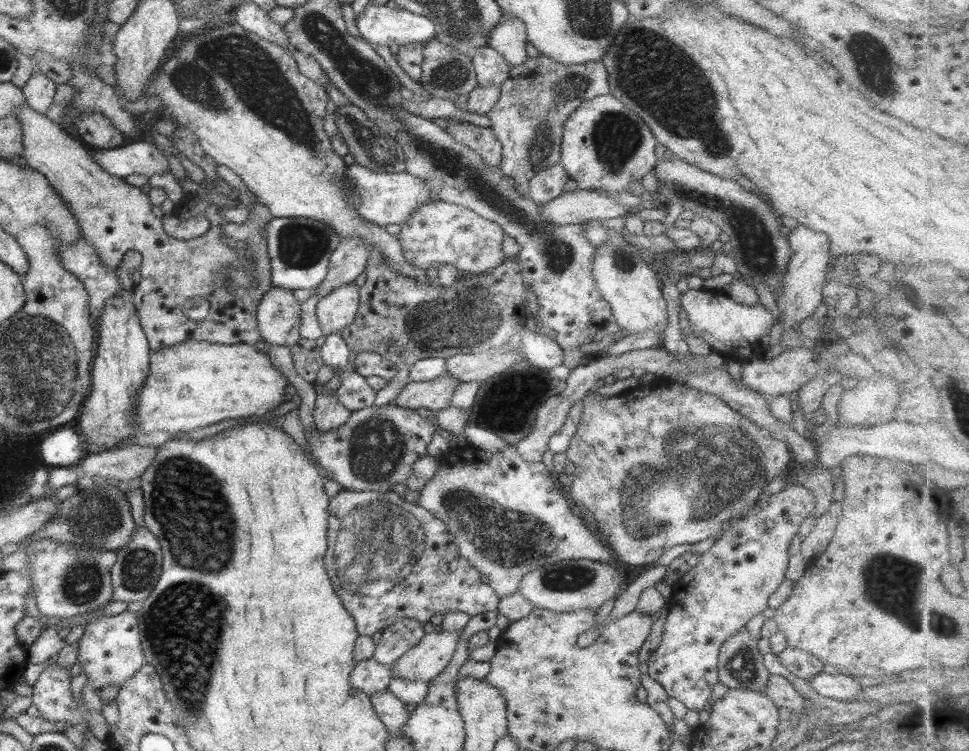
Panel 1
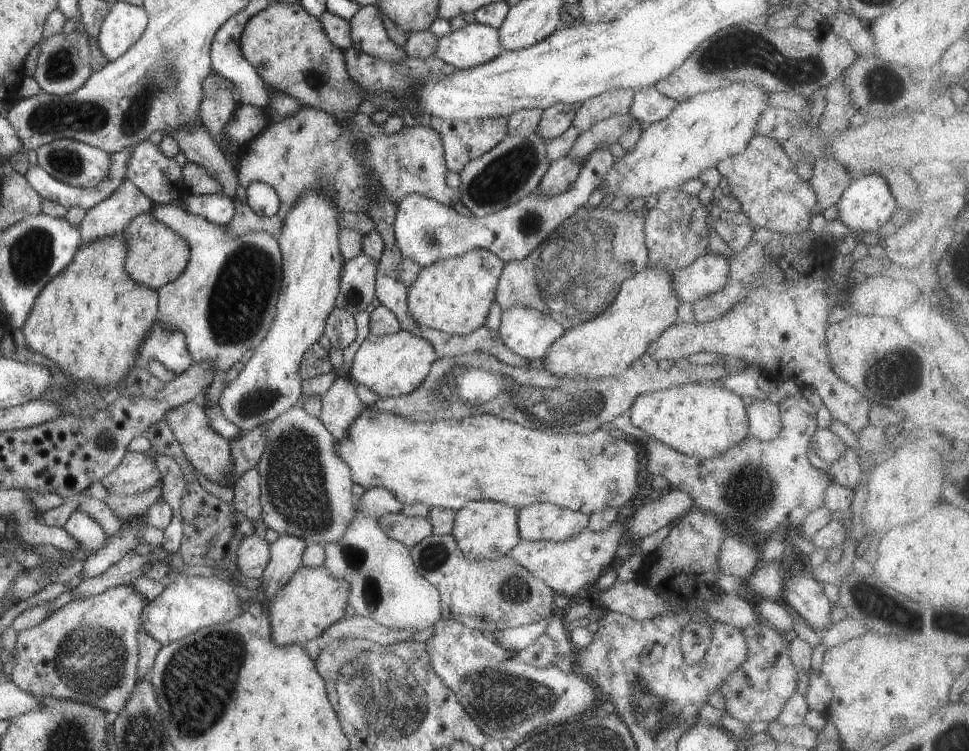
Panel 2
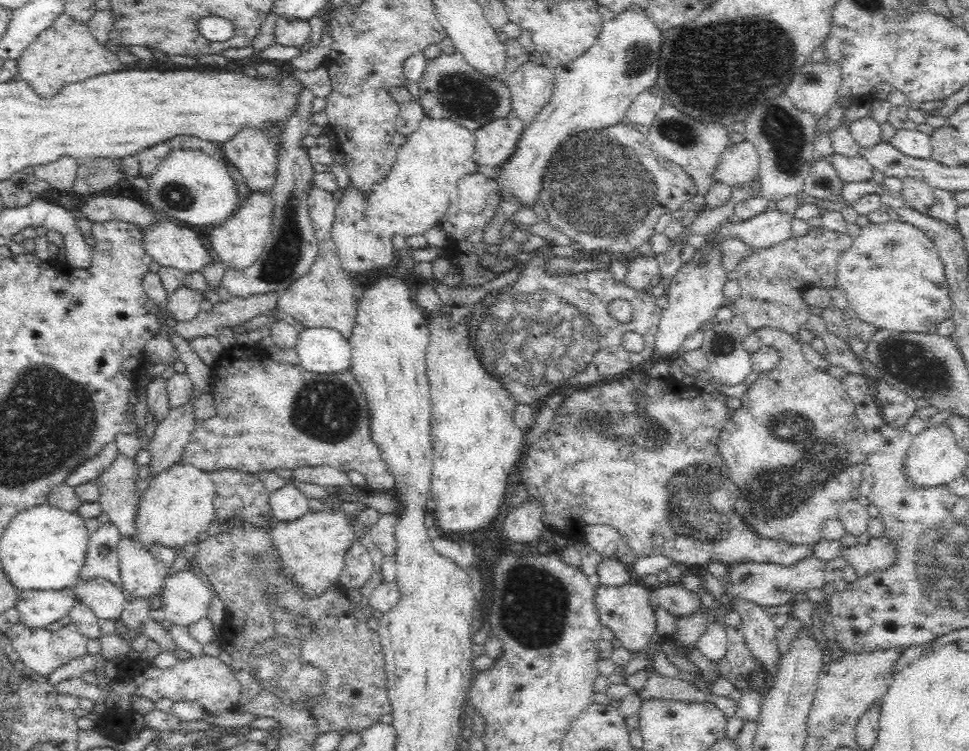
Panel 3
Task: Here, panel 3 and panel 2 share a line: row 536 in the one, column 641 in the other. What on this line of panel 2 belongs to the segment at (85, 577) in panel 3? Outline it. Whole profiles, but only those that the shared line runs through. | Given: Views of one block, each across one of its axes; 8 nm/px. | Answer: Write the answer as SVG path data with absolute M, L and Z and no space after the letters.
M650 87L636 91L630 115L643 124L652 125L669 116L676 106L678 106L676 100L663 96Z

